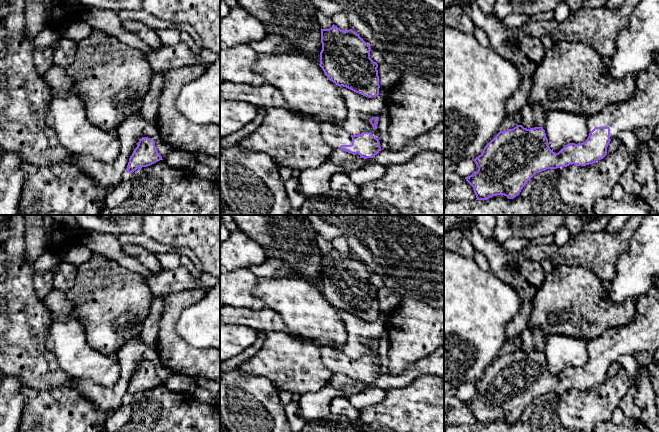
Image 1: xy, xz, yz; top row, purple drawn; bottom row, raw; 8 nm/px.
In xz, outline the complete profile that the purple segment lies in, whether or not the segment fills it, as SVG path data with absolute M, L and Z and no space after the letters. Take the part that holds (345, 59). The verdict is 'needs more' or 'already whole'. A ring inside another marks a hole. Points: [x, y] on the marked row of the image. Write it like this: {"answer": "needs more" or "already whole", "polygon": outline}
{"answer": "already whole", "polygon": "M333 24L329 29L321 28L321 43L320 67L330 81L337 86L346 87L368 98L379 95L378 64L370 58L370 46L356 32L352 29L343 31Z"}

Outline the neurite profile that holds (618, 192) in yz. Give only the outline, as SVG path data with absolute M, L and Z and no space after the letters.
M618 182L614 186L611 196L612 196L612 198L614 198L616 200L620 200L620 199L622 199L624 194L625 194L625 191L624 191L623 187L621 186L621 184Z

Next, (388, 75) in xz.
M385 62L378 64L377 70L378 70L380 87L394 85L400 79L403 73L397 68Z

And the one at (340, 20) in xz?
M337 13L333 15L331 18L332 18L333 24L338 28L340 28L341 30L347 31L351 29L348 22L348 18L345 14Z

